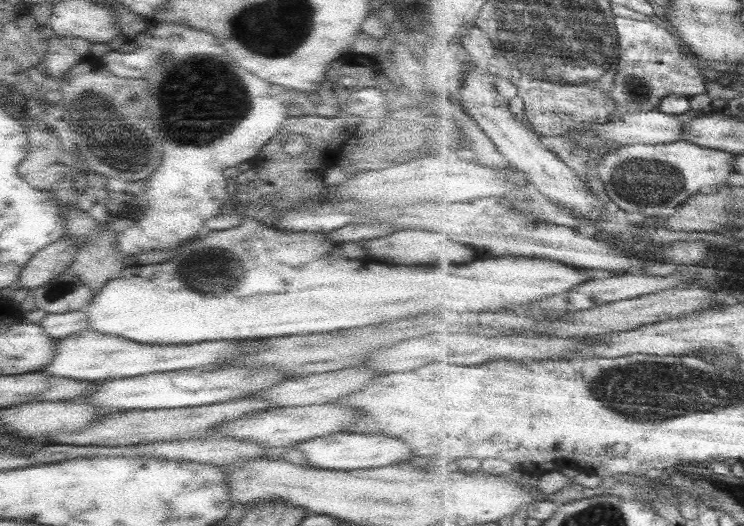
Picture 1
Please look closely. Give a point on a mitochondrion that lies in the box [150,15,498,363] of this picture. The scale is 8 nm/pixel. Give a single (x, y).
(206, 100)

